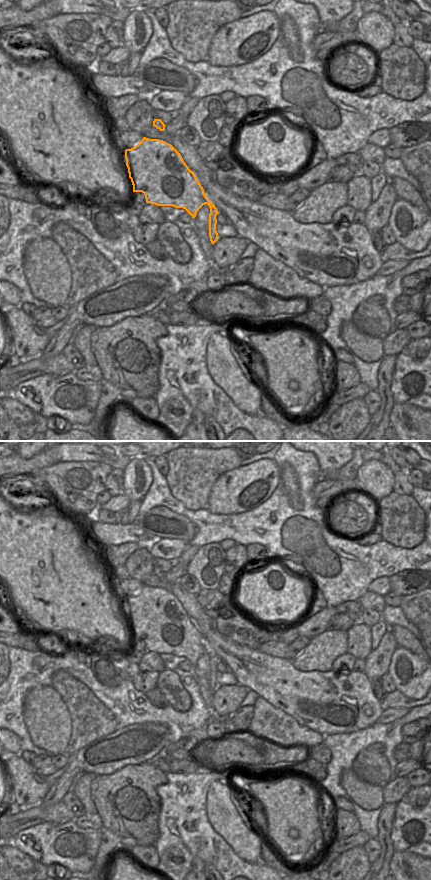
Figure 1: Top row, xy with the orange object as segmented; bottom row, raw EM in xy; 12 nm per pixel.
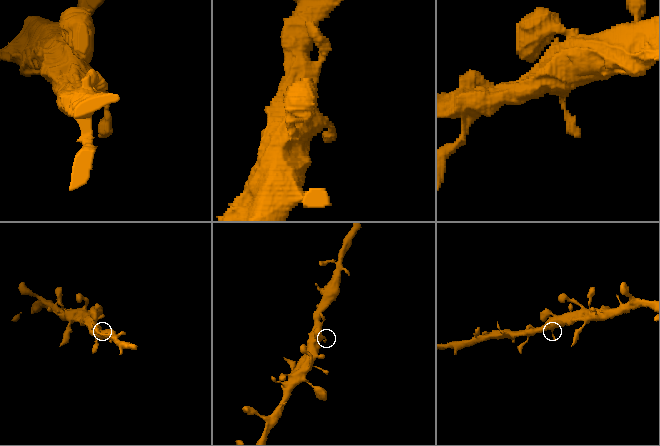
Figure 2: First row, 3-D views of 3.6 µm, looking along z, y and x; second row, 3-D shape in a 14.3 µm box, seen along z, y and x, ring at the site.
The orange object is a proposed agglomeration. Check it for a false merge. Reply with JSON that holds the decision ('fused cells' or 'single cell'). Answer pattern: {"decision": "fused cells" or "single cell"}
{"decision": "single cell"}

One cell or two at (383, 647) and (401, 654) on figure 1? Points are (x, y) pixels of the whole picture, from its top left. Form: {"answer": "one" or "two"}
{"answer": "two"}

